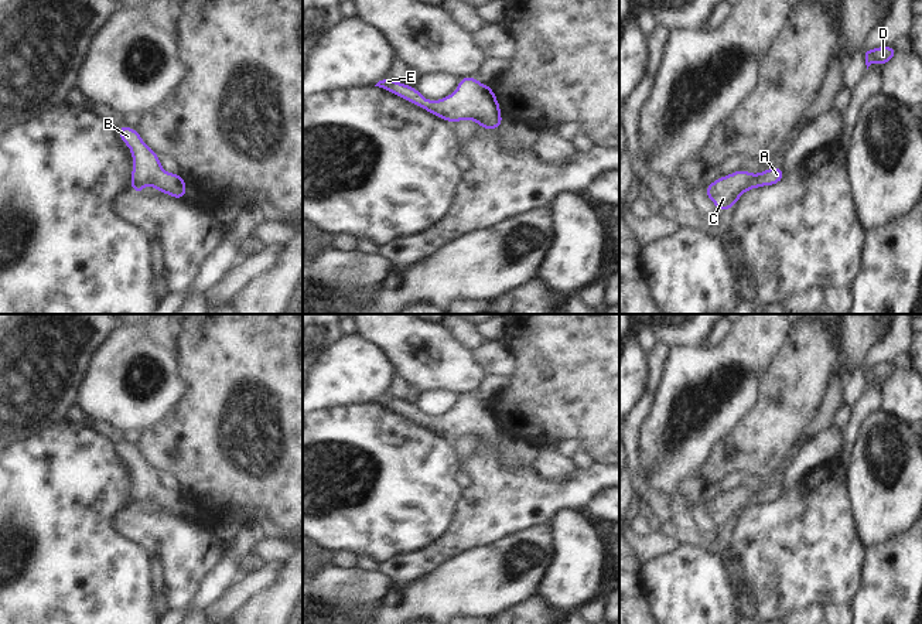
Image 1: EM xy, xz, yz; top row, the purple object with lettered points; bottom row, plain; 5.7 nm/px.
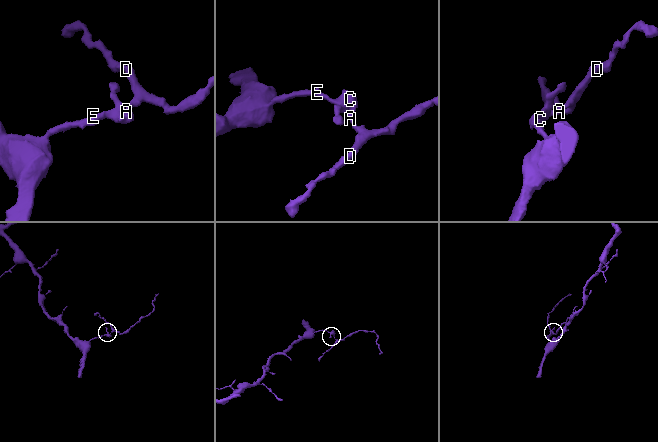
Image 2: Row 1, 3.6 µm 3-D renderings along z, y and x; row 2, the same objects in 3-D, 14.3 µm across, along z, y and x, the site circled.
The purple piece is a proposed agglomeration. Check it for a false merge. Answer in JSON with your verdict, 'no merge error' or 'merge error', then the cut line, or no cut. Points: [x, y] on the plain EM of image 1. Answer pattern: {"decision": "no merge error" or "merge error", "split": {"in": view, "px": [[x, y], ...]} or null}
{"decision": "no merge error", "split": null}

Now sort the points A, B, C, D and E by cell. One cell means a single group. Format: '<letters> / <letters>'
A B C D E

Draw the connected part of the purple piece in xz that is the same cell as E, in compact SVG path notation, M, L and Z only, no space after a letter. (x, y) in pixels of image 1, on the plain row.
M389 392L375 403L397 412L420 426L426 426L431 432L451 440L475 437L478 444L488 447L496 447L498 443L503 441L501 422L496 417L492 403L479 400L475 393L458 396L458 405L440 417L426 416L416 403L399 400Z

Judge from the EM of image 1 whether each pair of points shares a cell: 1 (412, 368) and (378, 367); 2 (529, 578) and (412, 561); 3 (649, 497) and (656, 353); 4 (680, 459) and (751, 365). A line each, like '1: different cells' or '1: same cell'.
1: different cells
2: different cells
3: same cell
4: same cell

